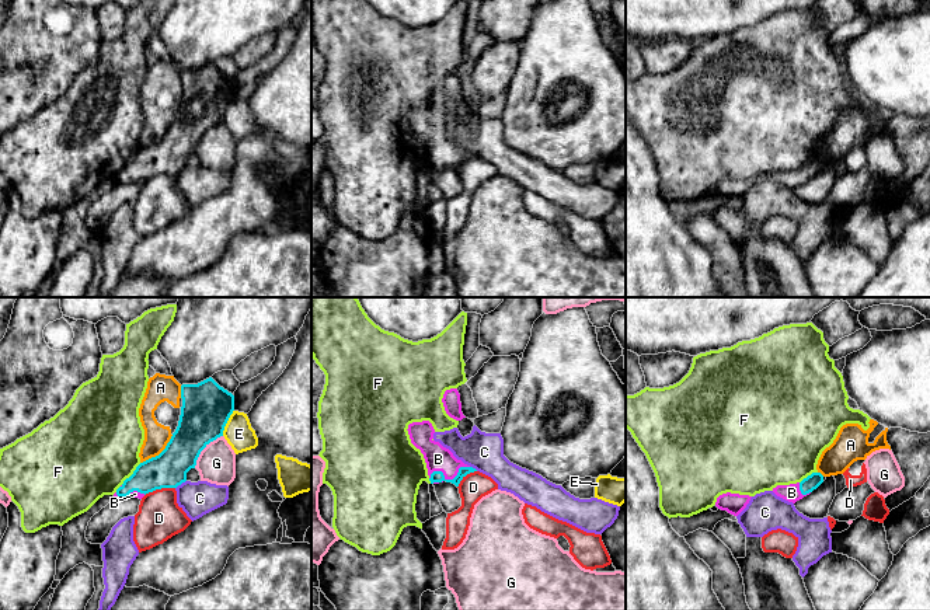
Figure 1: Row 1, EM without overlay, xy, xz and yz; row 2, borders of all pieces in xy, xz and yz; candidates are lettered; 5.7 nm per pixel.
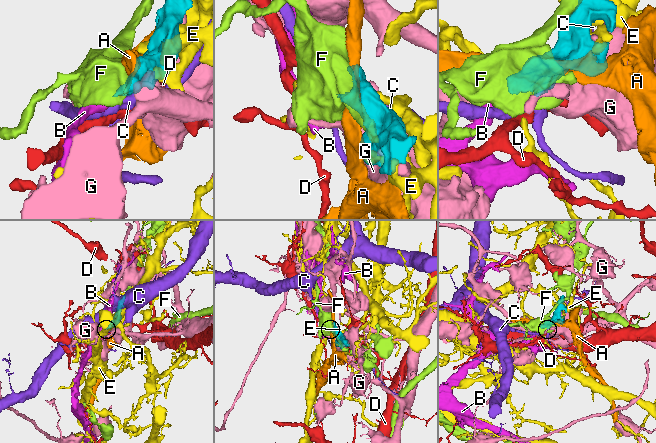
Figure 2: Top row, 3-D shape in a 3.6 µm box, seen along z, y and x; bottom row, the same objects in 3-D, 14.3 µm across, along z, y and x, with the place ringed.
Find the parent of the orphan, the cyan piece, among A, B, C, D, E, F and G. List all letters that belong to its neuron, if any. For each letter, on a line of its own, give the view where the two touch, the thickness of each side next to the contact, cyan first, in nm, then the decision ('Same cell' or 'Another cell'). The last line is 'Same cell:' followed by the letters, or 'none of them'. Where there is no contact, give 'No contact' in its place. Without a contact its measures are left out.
A: Touches cyan in xy. Thickness 220 nm (cyan) against 140 nm. Another cell
B: Touches cyan in xz. Thickness 60 nm (cyan) against 140 nm. Same cell
C: Touches cyan in xy. Thickness 200 nm (cyan) against 190 nm. Another cell
D: Touches cyan in xy. Thickness 200 nm (cyan) against 260 nm. Another cell
E: Touches cyan in xy. Thickness 280 nm (cyan) against 160 nm. Another cell
F: Touches cyan in xy. Thickness 200 nm (cyan) against 480 nm. Another cell
G: Touches cyan in xy. Thickness 280 nm (cyan) against 220 nm. Another cell
Same cell: B

